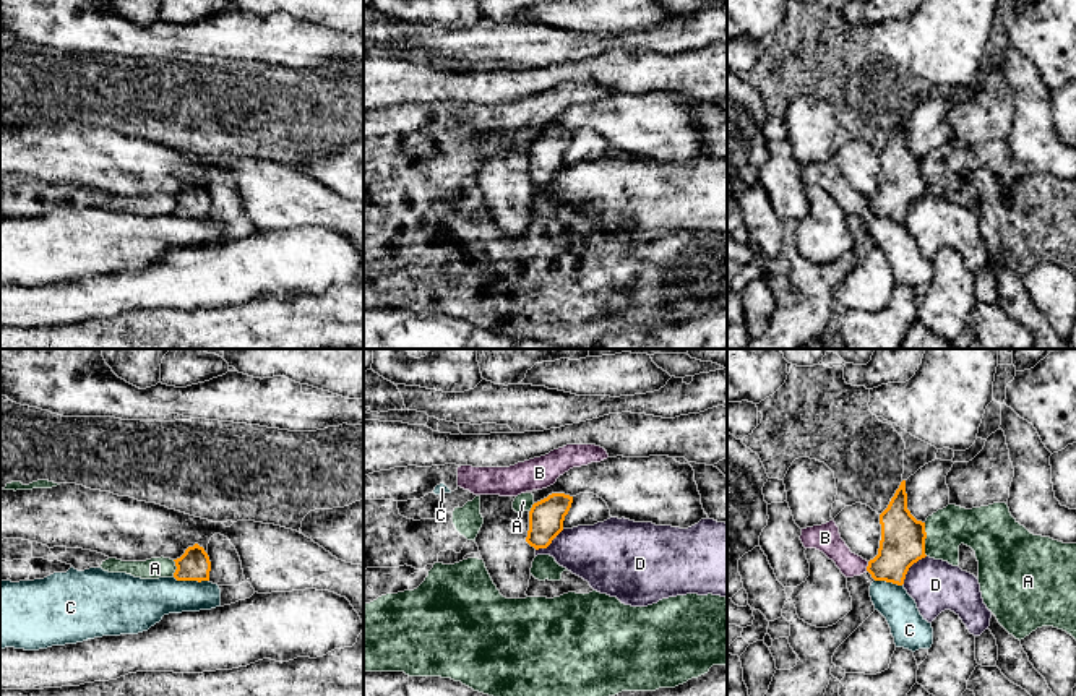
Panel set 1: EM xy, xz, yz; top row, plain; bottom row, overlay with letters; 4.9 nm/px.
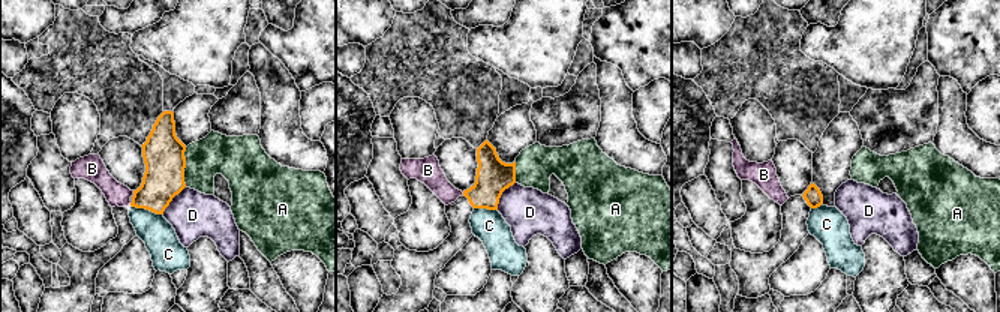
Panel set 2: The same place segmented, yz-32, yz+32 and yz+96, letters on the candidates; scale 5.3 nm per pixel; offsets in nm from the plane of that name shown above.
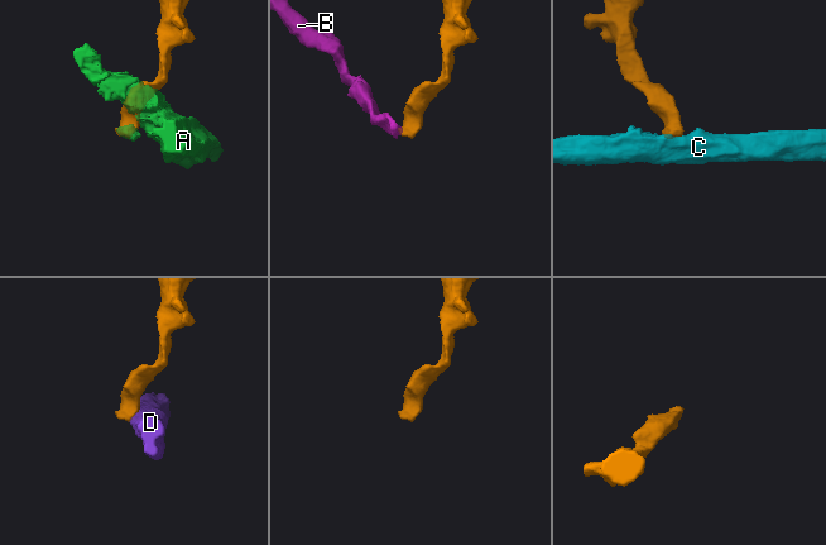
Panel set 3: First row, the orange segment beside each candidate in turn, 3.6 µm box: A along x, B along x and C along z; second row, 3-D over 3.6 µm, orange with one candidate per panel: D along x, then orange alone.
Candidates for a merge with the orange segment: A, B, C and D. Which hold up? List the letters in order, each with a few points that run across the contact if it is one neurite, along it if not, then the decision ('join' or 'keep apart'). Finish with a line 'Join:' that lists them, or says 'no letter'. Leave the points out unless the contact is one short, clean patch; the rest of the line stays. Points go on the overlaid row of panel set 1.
A: keep apart
B: line yz (869, 562), (865, 570); keep apart
C: line xy (174, 576), (177, 580), (208, 581); keep apart
D: line yz (925, 555), (909, 568), (901, 584); keep apart
Join: no letter

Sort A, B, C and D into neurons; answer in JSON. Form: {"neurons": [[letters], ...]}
{"neurons": [["A", "B"], ["C"], ["D"]]}

